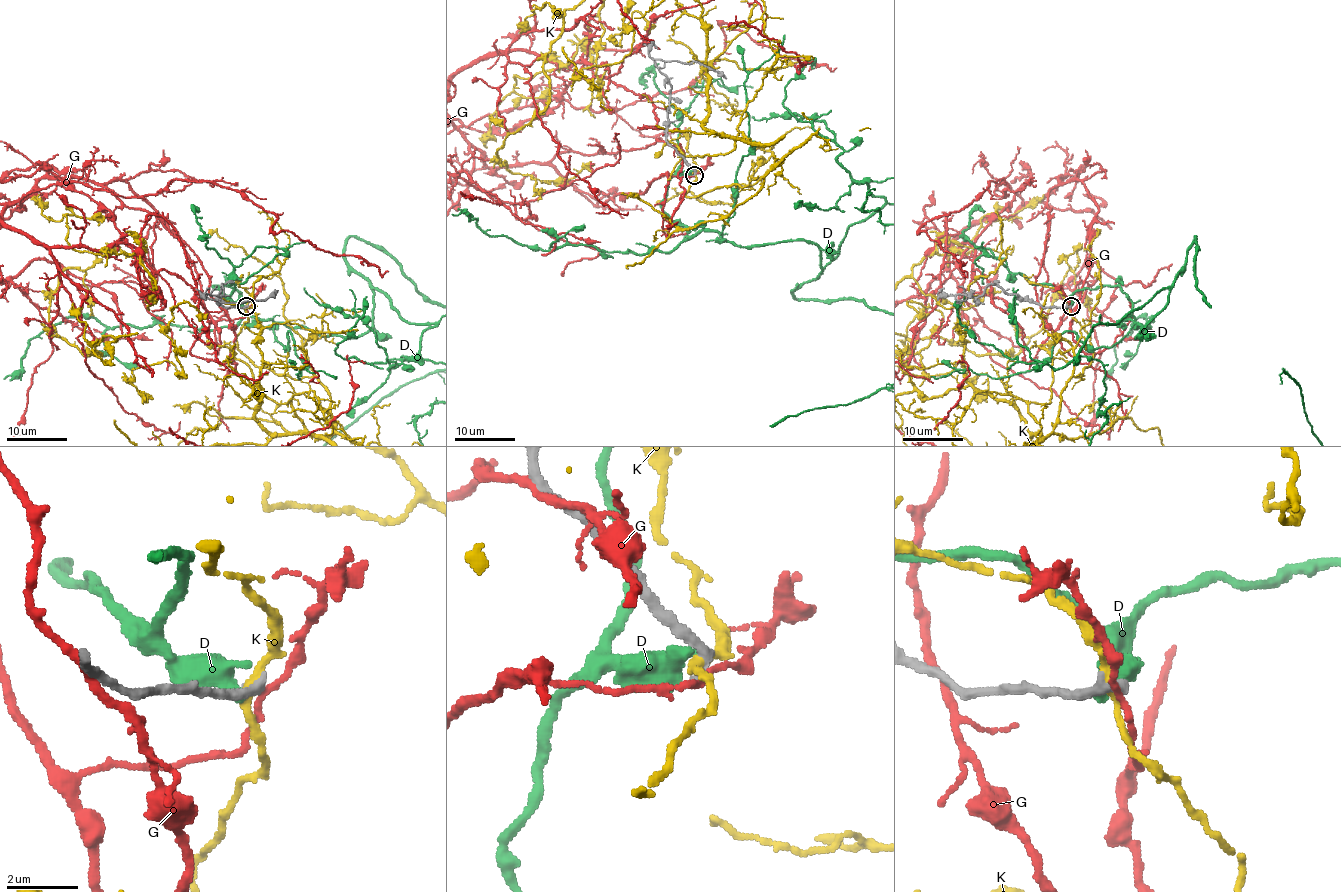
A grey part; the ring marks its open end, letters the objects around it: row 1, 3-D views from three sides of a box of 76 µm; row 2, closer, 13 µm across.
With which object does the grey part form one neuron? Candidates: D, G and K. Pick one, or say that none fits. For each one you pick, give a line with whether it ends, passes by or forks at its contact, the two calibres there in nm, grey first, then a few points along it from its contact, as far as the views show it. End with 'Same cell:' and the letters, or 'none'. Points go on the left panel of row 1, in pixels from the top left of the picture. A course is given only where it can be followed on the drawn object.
Same cell: none

